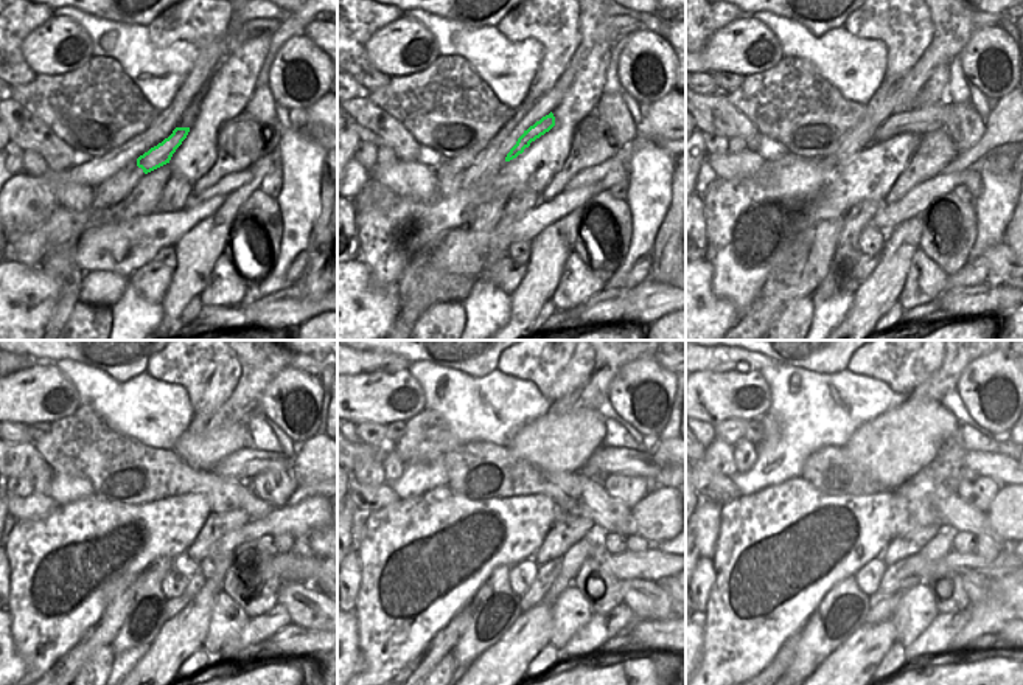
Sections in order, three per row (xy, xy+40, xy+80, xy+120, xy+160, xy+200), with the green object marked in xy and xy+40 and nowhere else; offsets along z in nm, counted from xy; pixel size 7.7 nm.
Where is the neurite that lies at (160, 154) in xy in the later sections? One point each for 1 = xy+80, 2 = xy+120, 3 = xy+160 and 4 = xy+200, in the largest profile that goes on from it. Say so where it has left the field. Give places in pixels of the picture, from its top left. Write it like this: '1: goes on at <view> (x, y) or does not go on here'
1: goes on at xy+80 (919, 121)
2: goes on at xy+120 (246, 463)
3: goes on at xy+160 (604, 460)
4: goes on at xy+200 (977, 462)

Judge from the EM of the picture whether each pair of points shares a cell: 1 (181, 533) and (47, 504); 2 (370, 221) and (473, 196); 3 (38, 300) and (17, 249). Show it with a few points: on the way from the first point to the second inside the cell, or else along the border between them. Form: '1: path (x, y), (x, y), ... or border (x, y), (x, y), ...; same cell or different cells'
1: border (61, 505), (42, 518), (24, 521); different cells
2: path (395, 221), (401, 221), (412, 213), (448, 213); same cell
3: border (16, 260), (38, 267); different cells

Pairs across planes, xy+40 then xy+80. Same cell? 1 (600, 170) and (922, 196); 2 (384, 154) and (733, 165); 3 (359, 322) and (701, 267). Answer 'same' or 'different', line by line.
1: different
2: different
3: same

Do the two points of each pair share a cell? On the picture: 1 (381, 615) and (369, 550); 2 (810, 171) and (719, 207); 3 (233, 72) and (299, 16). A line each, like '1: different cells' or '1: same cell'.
1: same cell
2: same cell
3: different cells

